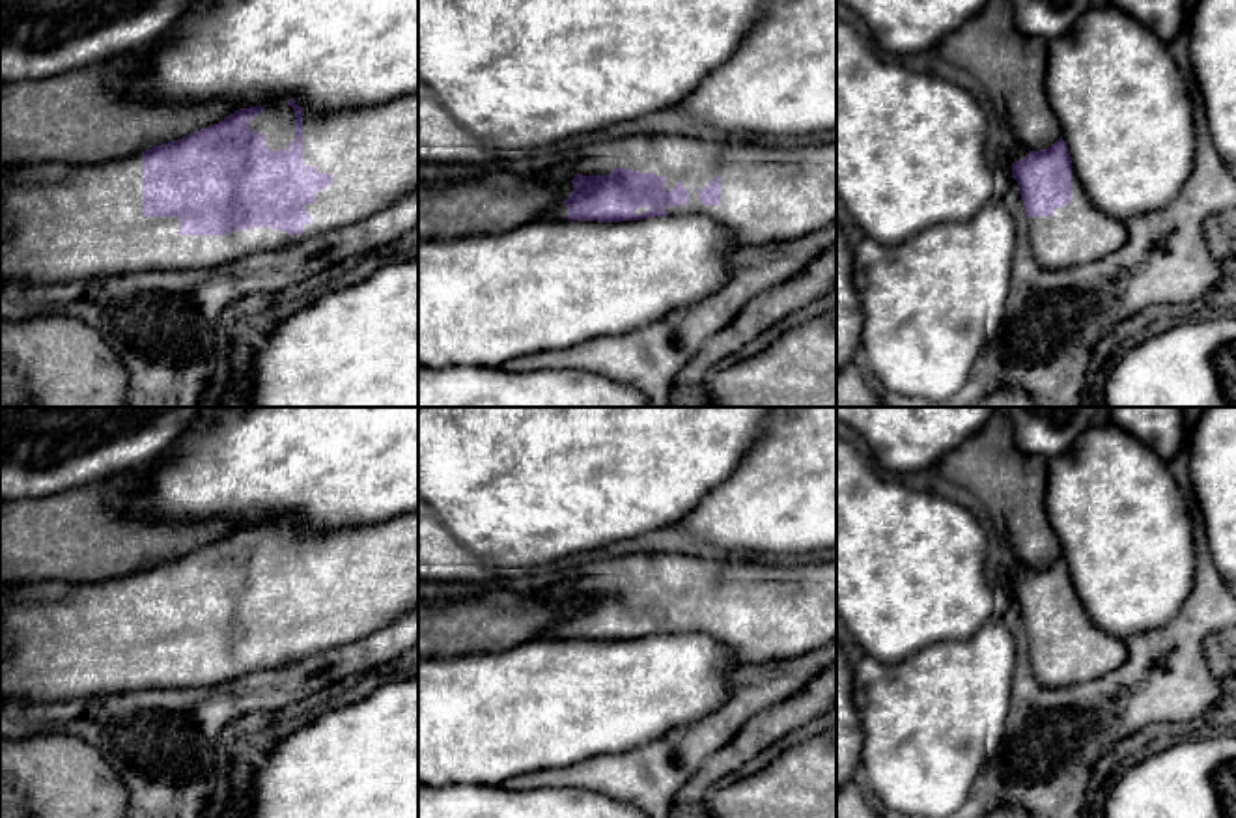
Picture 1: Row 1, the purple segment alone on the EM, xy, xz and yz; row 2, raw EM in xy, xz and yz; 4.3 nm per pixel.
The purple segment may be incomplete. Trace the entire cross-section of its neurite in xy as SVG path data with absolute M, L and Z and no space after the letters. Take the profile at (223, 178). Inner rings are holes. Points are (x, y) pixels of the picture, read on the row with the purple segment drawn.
M418 93L373 106L306 112L293 99L239 108L179 140L106 162L39 162L0 170L0 278L54 284L93 276L211 269L329 233L418 189Z

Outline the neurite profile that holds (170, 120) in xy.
M149 47L116 56L106 62L80 67L63 75L41 80L0 82L0 170L4 166L22 166L39 162L99 164L131 153L142 153L153 146L179 140L194 131L215 125L239 110L237 105L222 99L211 101L164 101L146 103L129 80L147 63Z

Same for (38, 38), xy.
M0 0L0 82L41 80L127 56L157 41L190 0Z

